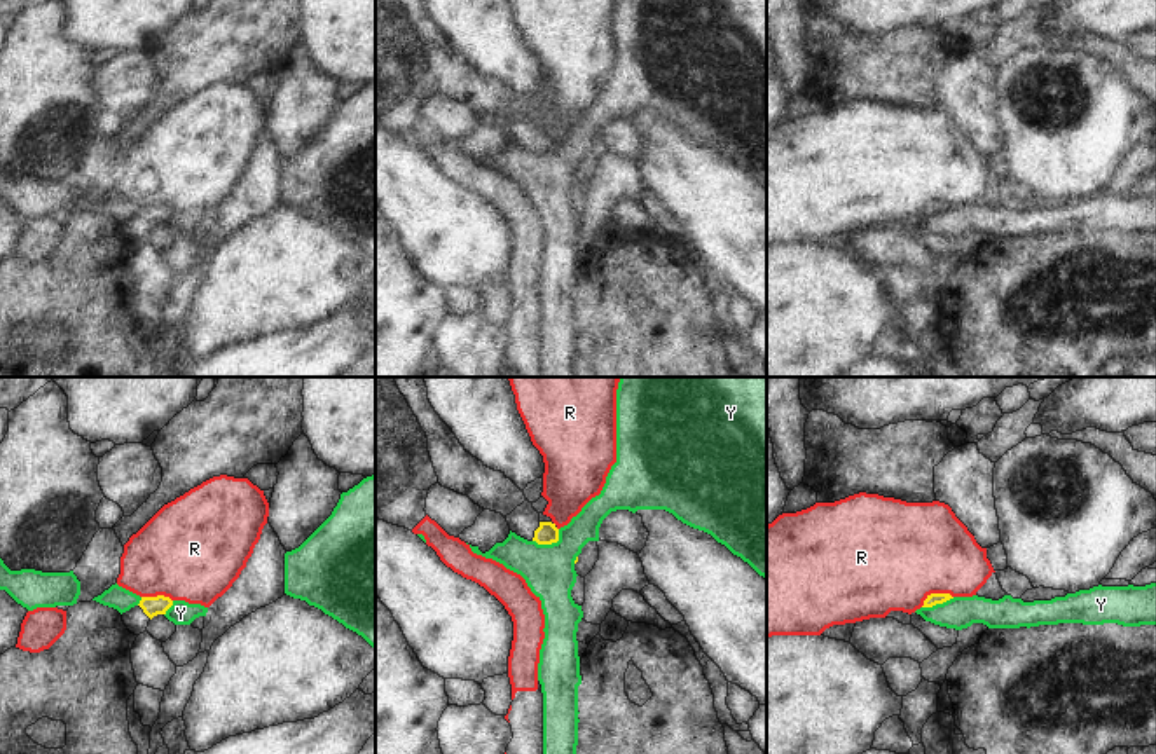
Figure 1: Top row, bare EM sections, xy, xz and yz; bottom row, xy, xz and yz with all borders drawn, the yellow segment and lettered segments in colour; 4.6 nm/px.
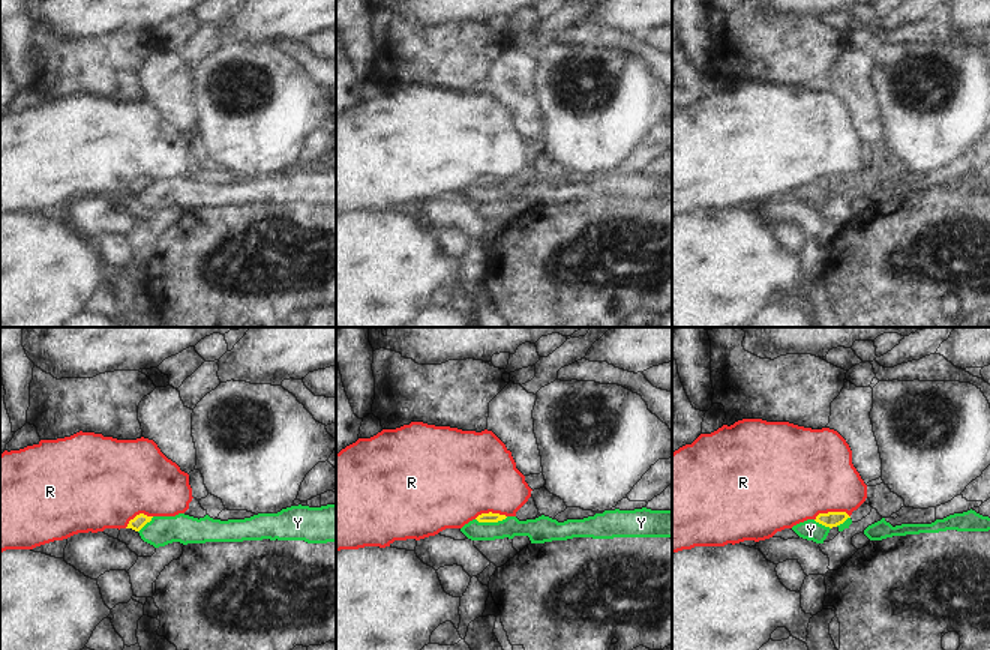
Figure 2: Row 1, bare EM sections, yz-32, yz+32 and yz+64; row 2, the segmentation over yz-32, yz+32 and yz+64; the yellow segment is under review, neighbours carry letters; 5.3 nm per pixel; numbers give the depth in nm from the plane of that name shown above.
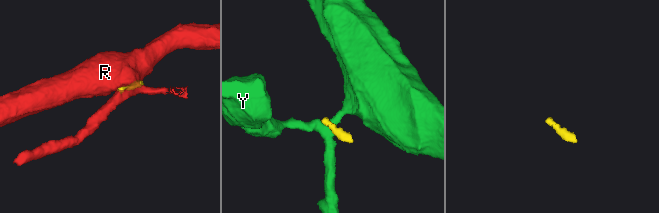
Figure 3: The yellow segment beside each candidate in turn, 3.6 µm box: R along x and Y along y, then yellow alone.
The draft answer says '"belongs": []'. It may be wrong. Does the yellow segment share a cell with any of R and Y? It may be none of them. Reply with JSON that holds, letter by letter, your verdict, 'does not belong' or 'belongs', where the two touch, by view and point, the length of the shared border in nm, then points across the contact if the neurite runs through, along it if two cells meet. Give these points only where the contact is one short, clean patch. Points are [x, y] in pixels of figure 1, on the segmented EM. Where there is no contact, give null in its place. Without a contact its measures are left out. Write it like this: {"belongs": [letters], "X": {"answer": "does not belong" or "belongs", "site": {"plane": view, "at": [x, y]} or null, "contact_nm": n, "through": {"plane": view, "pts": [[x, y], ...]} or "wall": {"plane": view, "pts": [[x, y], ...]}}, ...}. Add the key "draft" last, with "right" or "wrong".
{"belongs": [], "R": {"answer": "does not belong", "site": {"plane": "yz", "at": [935, 594]}, "contact_nm": 160}, "Y": {"answer": "does not belong", "site": {"plane": "xz", "at": [550, 543]}, "contact_nm": 140, "wall": {"plane": "xz", "pts": [[559, 529], [556, 541], [533, 541]]}}, "draft": "right"}

